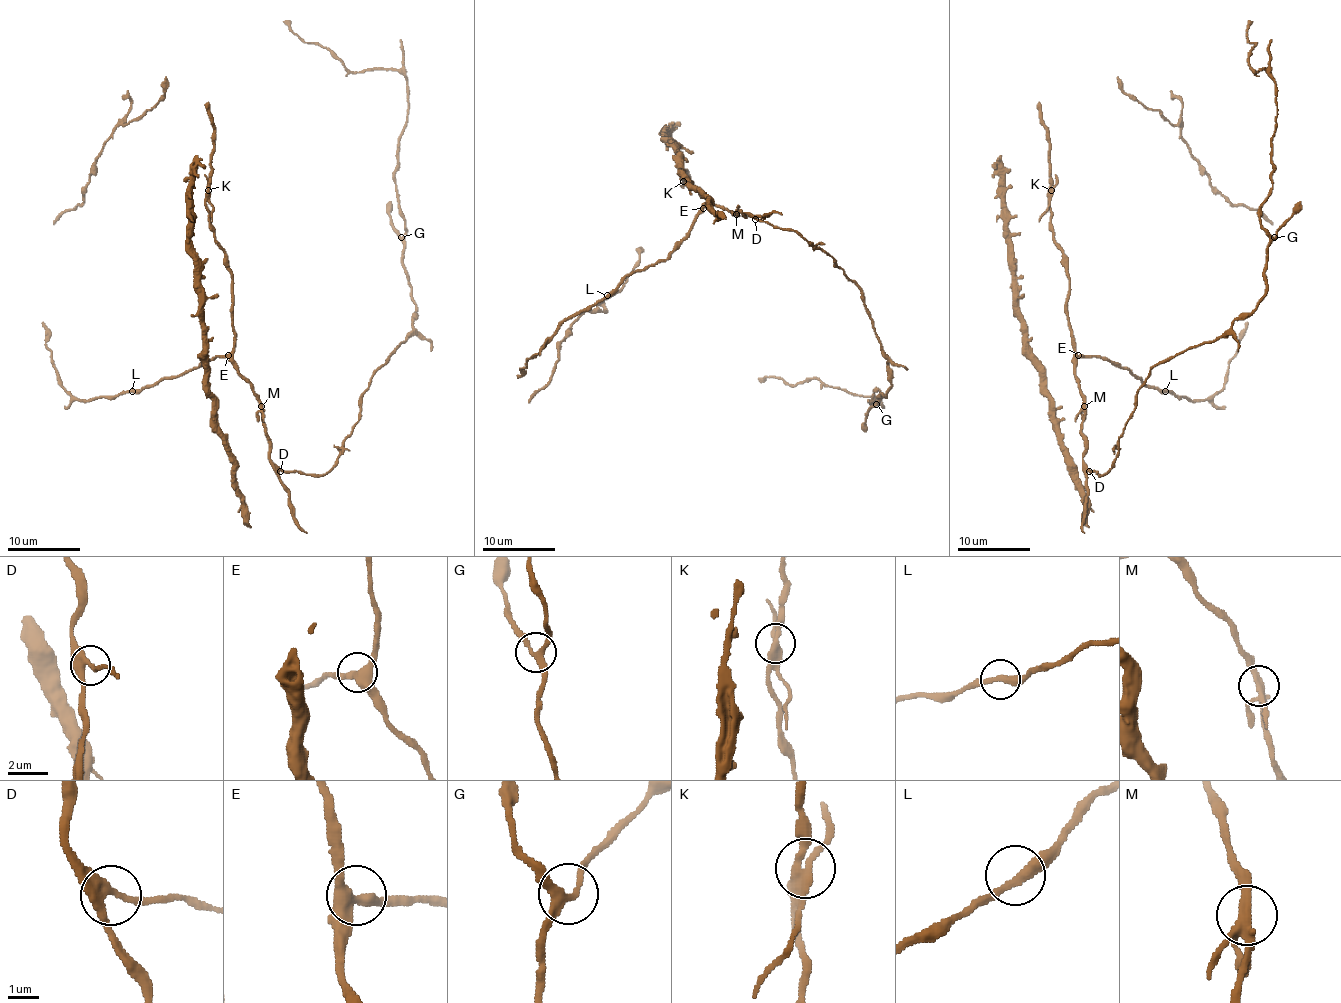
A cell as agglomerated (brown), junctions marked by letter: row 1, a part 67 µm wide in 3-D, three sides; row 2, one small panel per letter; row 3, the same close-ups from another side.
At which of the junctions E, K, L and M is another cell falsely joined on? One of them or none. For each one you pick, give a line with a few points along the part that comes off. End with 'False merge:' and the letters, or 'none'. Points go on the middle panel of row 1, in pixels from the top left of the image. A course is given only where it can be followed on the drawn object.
False merge: none

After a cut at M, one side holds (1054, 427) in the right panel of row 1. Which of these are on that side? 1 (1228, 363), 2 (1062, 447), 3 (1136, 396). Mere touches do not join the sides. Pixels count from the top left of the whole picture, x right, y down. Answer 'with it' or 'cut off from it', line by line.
1: with it
2: with it
3: cut off from it

